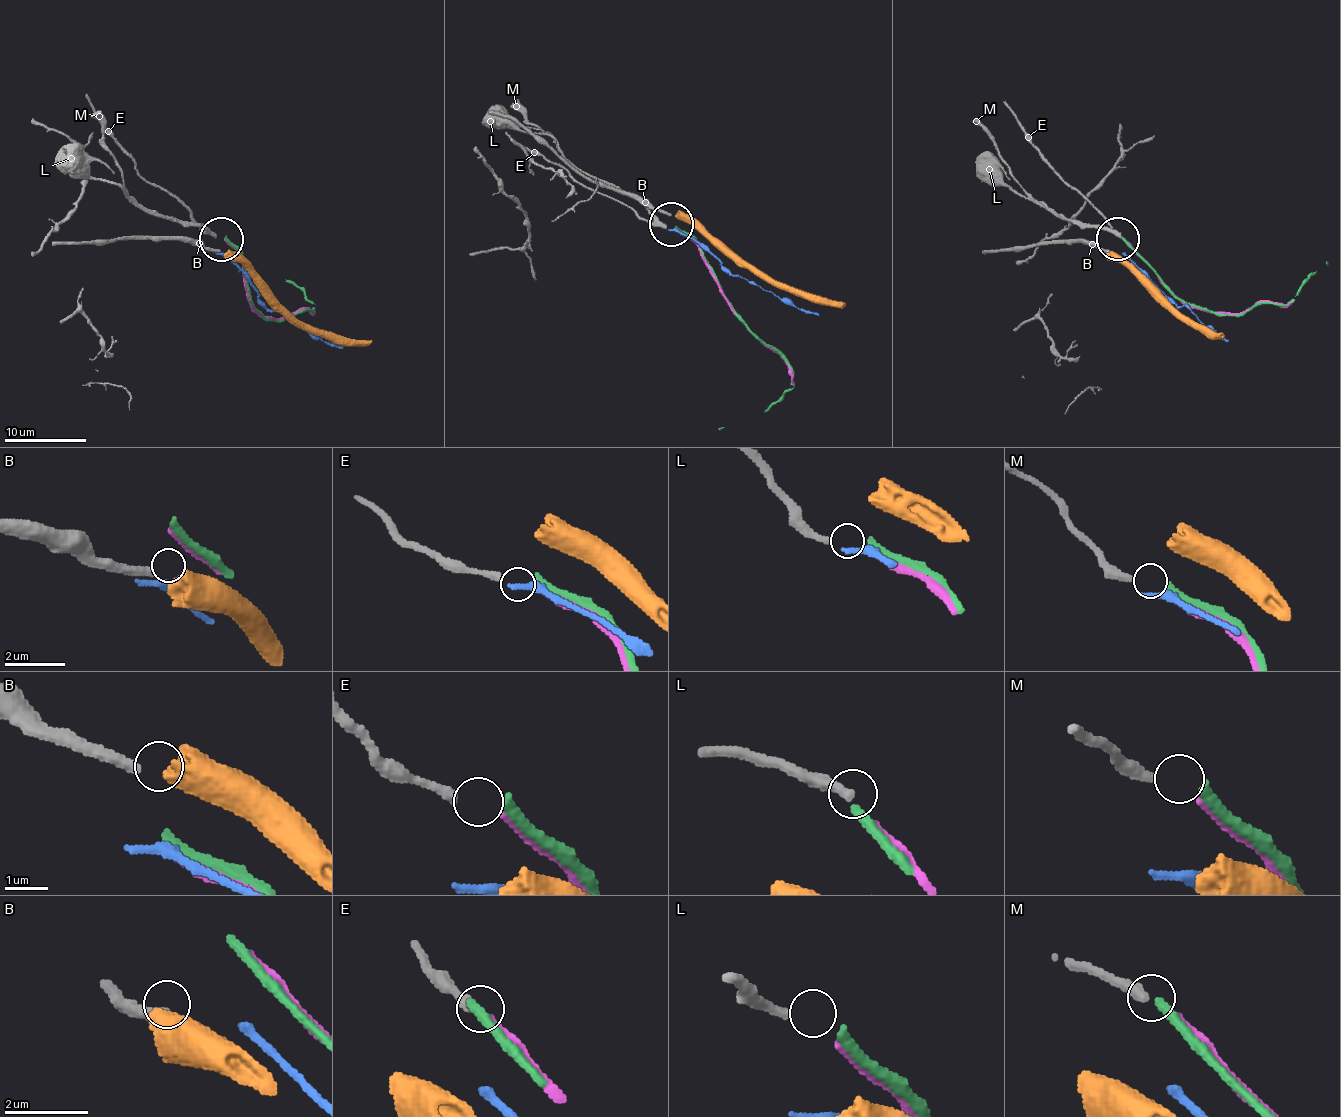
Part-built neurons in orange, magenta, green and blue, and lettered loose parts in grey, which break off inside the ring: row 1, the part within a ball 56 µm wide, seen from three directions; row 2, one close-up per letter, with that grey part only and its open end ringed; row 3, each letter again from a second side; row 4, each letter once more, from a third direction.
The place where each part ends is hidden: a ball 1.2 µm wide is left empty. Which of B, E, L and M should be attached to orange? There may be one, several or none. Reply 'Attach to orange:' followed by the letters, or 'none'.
Attach to orange: none

